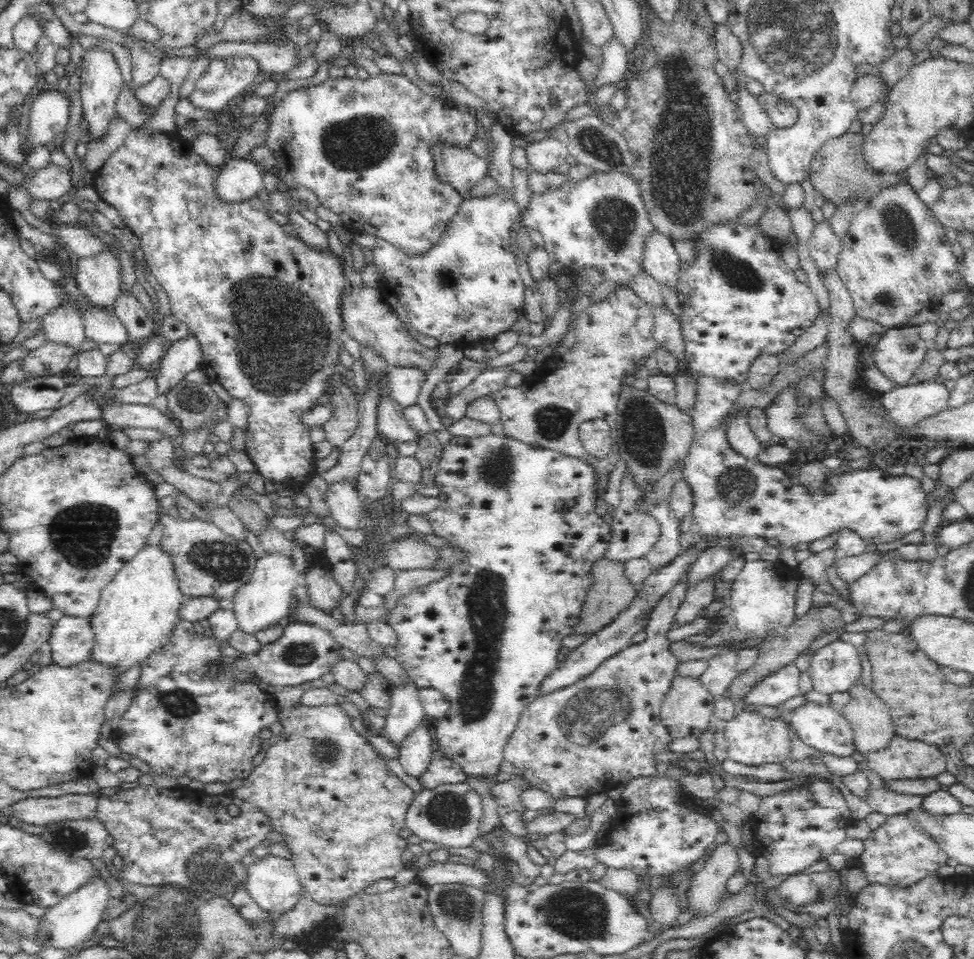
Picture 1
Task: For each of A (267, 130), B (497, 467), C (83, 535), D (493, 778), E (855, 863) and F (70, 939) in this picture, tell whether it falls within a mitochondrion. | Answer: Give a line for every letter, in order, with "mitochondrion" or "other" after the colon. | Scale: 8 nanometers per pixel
A: other
B: mitochondrion
C: mitochondrion
D: other
E: other
F: other

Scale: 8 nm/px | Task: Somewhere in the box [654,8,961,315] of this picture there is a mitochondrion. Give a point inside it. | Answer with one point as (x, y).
(741, 275)

